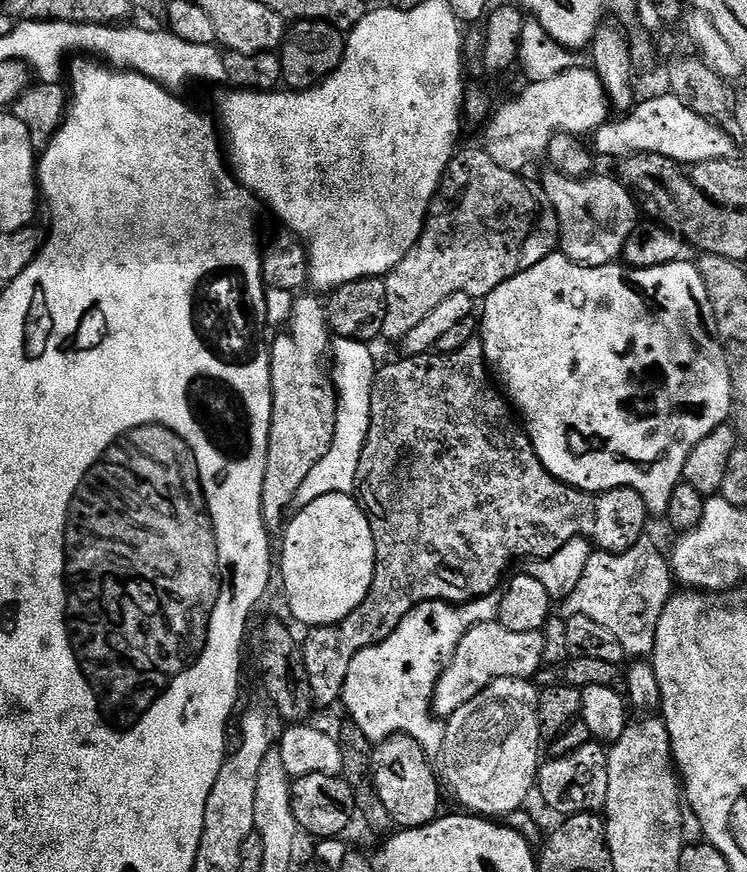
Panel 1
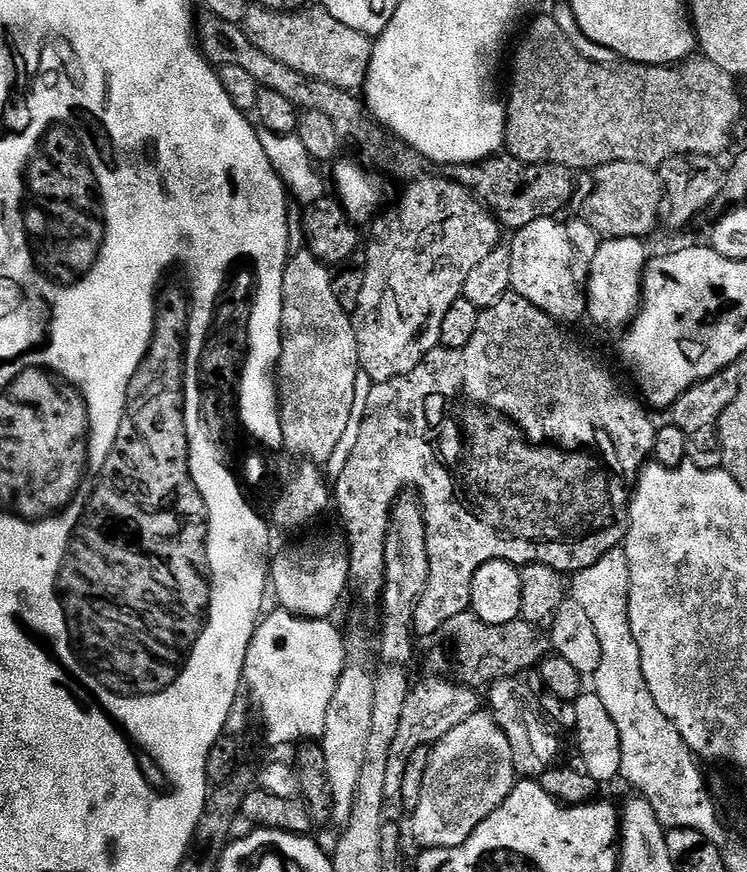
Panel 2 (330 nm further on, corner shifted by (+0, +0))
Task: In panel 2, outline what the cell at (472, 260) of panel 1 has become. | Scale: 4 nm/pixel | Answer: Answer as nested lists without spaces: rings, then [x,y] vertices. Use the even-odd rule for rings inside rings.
[[[421,175],[405,187],[408,189],[400,200],[400,209],[392,208],[375,217],[372,237],[366,240],[366,283],[351,317],[358,338],[360,371],[367,374],[373,384],[410,374],[426,354],[440,347],[442,317],[446,310],[464,295],[469,274],[501,243],[500,221],[471,192],[447,175],[428,175]]]

